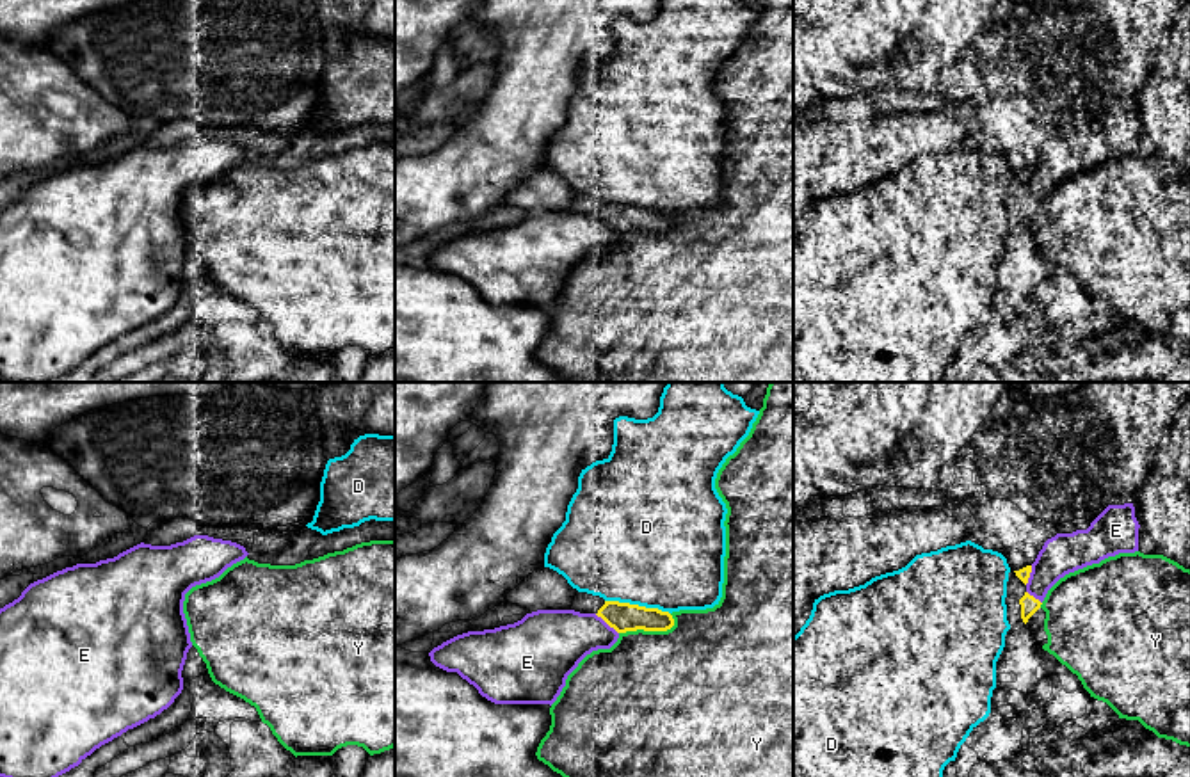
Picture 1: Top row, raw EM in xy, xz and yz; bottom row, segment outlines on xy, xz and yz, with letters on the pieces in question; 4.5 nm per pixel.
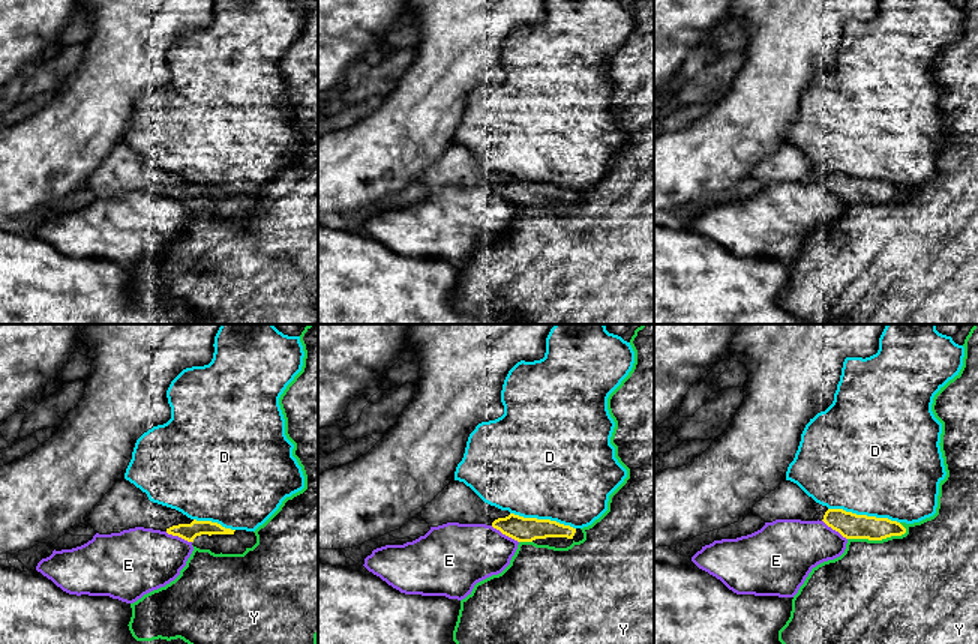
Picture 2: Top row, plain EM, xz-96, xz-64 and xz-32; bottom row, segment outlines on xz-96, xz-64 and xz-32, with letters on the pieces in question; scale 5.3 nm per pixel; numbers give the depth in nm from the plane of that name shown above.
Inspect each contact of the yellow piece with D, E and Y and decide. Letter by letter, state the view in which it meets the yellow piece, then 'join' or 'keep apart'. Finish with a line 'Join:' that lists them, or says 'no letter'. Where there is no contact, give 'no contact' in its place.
D: meets yellow in xz; keep apart
E: meets yellow in xz; keep apart
Y: meets yellow in xz; keep apart
Join: no letter

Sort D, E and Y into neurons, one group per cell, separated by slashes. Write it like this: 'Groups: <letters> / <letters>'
Groups: D / E / Y

